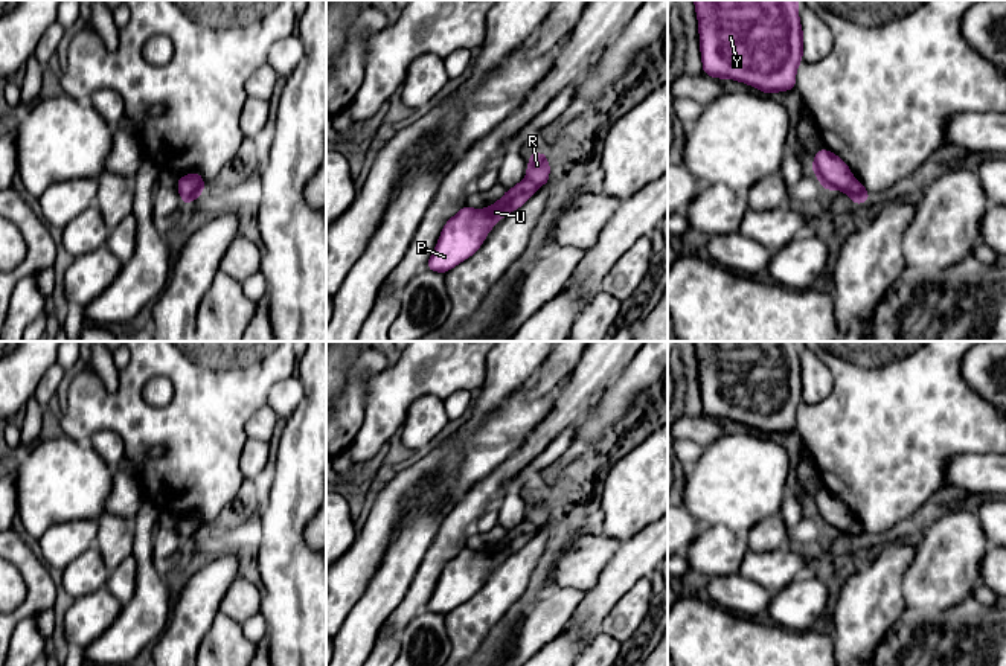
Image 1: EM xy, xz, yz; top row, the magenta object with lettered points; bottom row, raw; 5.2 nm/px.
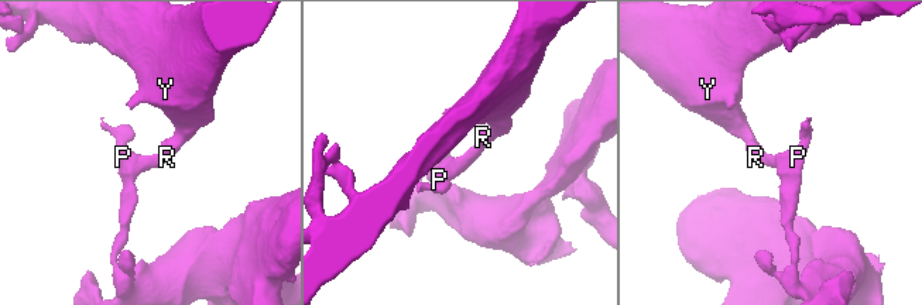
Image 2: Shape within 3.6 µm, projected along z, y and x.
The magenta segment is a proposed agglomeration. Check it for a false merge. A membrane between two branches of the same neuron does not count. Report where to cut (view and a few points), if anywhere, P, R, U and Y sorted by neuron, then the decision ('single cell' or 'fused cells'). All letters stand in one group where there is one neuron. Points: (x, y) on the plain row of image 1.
xy (185, 517), (201, 532) | P U / R Y | fused cells

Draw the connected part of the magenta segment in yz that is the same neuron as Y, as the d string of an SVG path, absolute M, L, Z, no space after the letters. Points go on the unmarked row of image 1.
M694 341L703 416L729 419L748 425L765 436L796 430L796 415L803 401L803 370L799 361L799 341Z

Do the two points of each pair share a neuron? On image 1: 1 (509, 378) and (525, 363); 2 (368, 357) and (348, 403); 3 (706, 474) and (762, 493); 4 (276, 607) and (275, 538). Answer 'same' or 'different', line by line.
1: same
2: same
3: same
4: same

